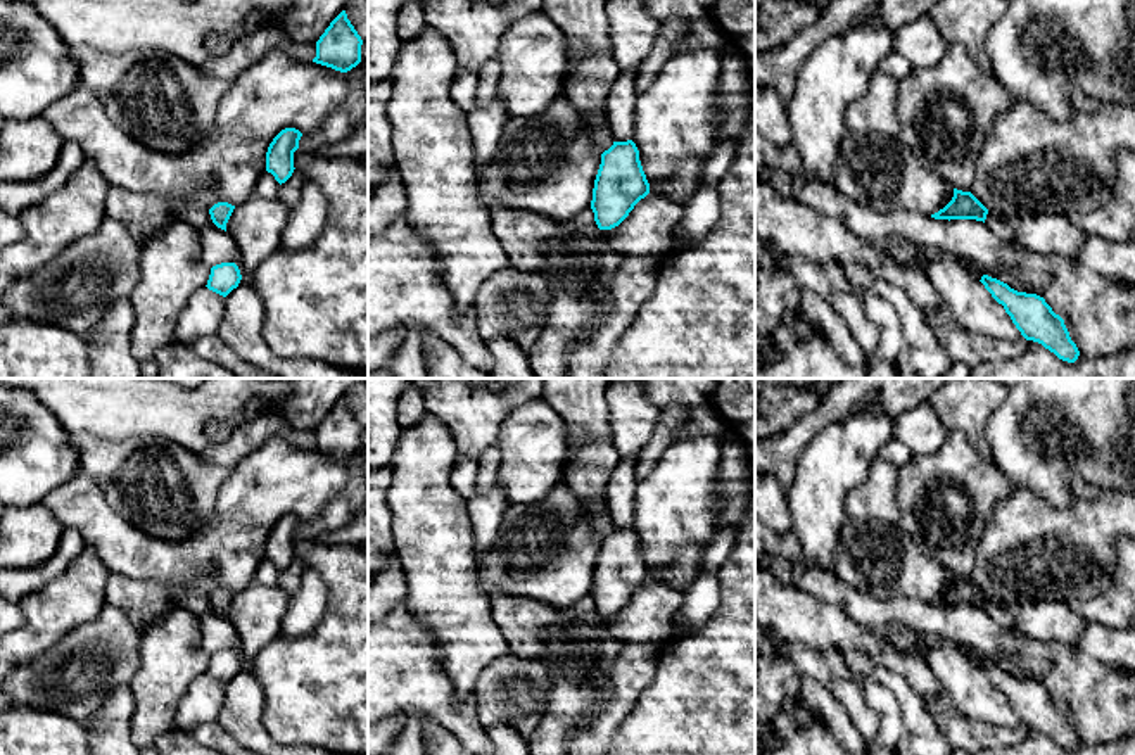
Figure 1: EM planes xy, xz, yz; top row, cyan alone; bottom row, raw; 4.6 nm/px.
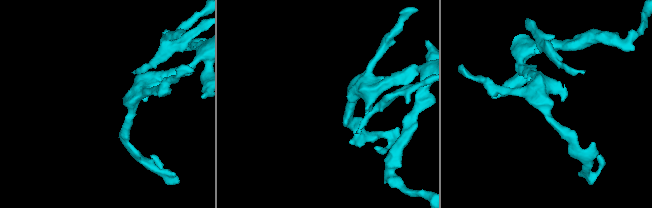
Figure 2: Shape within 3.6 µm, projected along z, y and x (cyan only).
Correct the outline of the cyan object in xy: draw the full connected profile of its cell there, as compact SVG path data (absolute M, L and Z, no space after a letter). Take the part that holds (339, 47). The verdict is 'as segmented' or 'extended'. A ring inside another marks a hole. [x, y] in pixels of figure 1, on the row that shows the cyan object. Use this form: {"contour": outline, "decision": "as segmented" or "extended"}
{"contour": "M342 10L316 41L313 62L347 73L361 62L363 40Z", "decision": "as segmented"}

